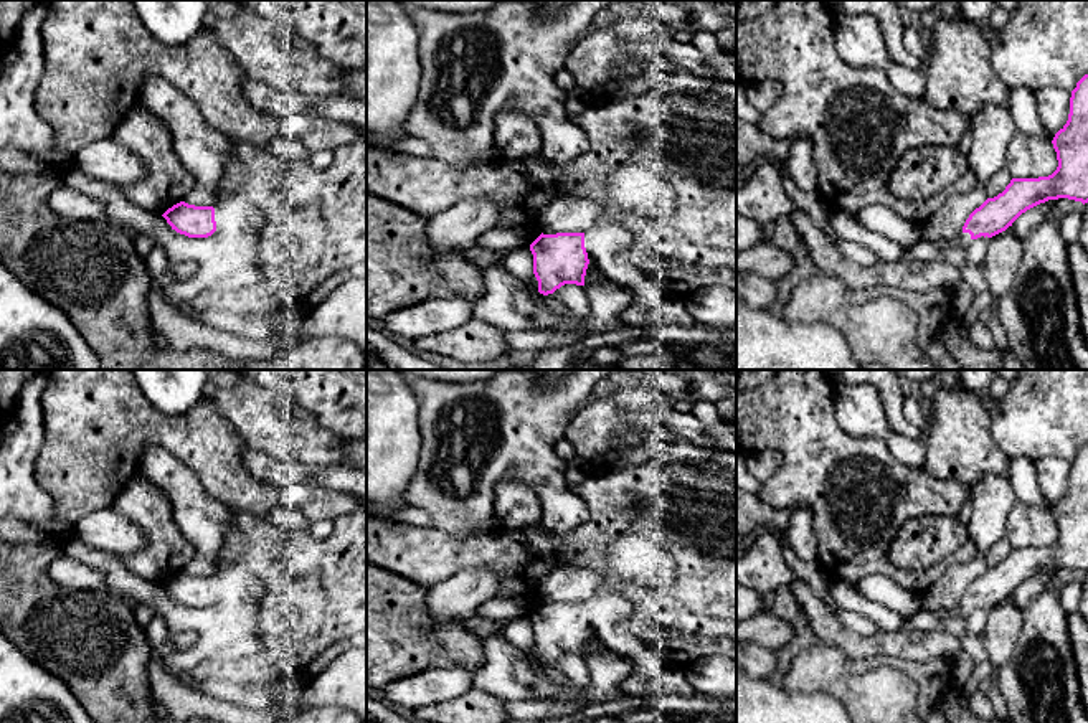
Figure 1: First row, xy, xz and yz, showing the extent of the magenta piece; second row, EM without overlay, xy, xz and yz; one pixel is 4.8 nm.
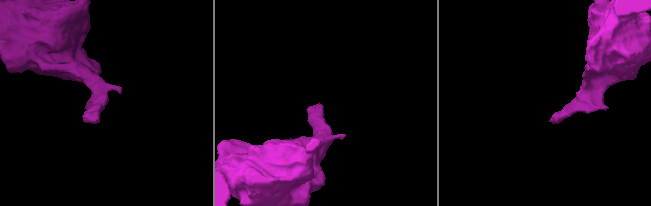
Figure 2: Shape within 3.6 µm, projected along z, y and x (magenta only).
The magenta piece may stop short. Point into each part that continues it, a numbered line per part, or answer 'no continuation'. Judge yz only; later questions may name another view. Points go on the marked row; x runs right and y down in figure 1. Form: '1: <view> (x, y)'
1: yz (963, 240)

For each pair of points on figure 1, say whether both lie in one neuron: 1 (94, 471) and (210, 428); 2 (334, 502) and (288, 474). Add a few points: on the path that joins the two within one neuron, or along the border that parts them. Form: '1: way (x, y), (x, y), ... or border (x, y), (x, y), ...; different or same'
1: way (122, 443), (134, 431), (182, 431); same
2: border (293, 477), (279, 487); different

